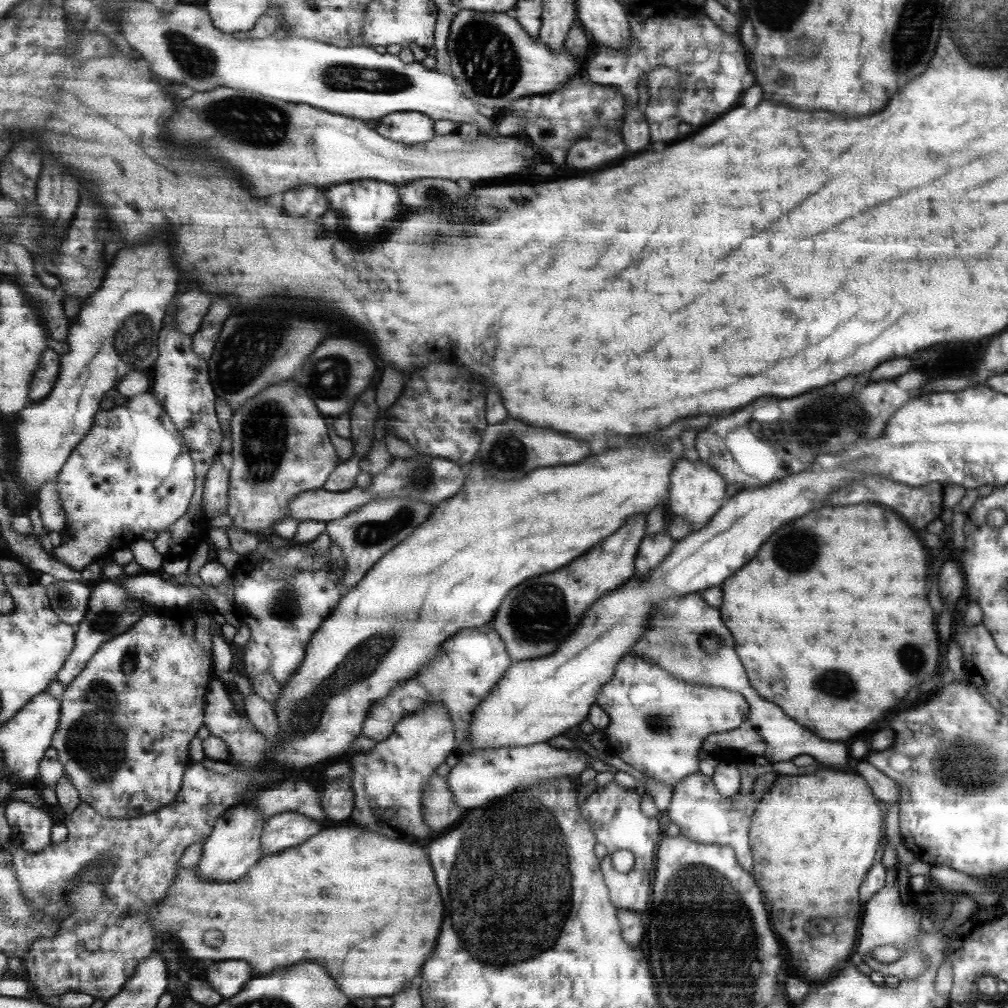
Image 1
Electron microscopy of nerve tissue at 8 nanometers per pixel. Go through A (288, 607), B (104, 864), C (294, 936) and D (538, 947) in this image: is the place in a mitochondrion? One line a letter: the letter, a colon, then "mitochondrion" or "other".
A: mitochondrion
B: mitochondrion
C: other
D: other

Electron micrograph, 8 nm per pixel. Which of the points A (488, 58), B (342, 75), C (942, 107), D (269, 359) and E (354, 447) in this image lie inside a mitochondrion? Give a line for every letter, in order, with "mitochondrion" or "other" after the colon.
A: mitochondrion
B: mitochondrion
C: other
D: other
E: other

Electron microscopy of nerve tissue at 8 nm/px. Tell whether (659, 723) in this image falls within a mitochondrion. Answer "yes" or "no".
yes

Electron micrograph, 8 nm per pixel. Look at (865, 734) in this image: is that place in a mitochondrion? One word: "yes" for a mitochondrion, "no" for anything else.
no

